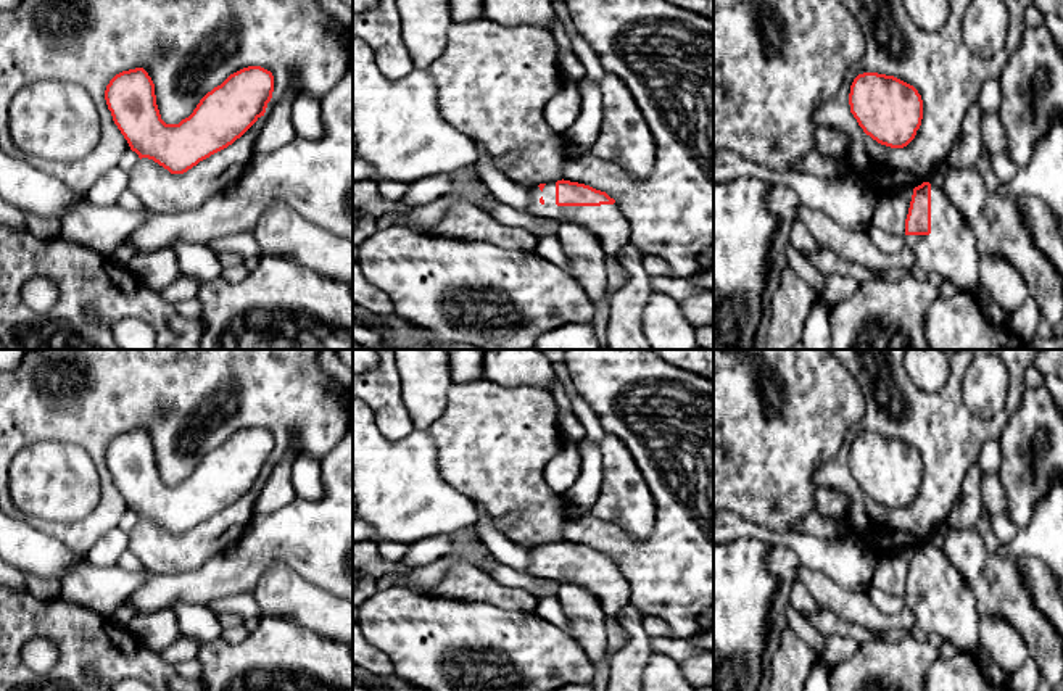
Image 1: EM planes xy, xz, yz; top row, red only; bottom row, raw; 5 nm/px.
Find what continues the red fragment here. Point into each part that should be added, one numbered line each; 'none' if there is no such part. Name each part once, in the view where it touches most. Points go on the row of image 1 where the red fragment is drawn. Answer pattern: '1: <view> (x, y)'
1: xz (608, 223)

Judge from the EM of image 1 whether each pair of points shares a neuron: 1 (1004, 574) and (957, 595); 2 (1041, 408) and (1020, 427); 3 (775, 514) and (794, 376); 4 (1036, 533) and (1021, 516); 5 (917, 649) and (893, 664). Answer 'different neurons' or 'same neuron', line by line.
1: different neurons
2: same neuron
3: same neuron
4: different neurons
5: same neuron

